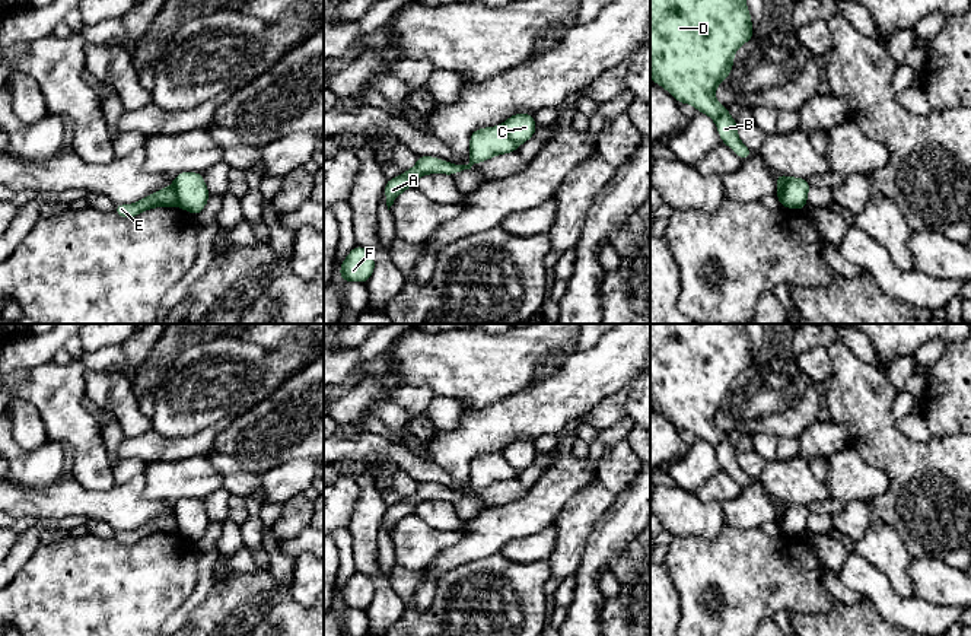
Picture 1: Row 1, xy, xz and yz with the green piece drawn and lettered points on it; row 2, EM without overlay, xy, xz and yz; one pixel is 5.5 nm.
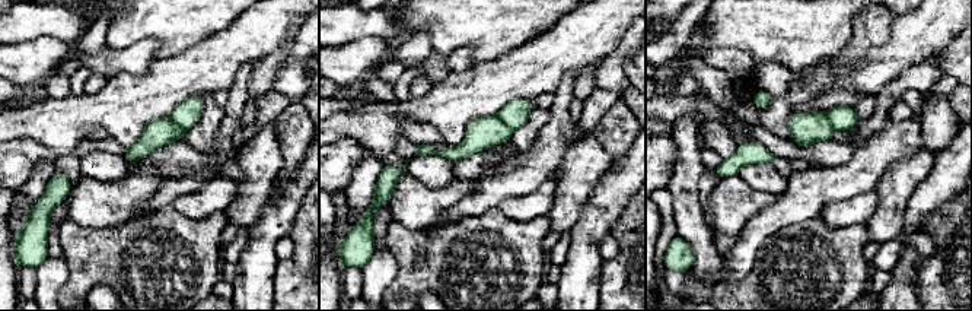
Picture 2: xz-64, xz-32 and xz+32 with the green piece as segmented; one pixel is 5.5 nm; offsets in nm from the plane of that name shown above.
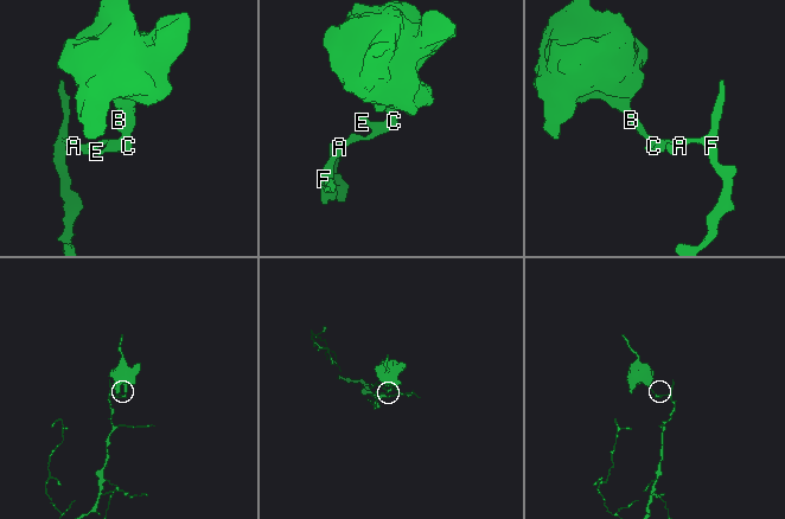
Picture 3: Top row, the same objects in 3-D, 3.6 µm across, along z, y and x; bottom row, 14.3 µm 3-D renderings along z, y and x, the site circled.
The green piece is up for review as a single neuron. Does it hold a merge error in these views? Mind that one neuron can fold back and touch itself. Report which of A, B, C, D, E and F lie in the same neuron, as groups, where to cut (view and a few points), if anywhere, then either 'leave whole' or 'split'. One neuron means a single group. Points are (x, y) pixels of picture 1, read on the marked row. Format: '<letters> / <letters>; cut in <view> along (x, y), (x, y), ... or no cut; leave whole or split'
A E F / B C D; cut in yz along (789, 178), (779, 200); split

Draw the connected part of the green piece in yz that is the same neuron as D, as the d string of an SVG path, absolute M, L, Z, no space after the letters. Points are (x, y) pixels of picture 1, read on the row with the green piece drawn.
M650 0L650 79L665 88L676 102L691 104L710 115L722 143L741 160L754 153L738 137L738 123L728 106L714 98L716 88L732 73L733 54L754 38L746 0Z

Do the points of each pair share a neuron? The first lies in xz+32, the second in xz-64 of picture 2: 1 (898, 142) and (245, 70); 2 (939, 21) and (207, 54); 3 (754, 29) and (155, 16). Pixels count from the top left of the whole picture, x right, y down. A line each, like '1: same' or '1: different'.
1: same
2: same
3: same

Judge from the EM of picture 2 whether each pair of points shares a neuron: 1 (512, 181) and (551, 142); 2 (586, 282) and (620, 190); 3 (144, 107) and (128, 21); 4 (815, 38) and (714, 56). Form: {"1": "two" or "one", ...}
{"1": "one", "2": "one", "3": "two", "4": "two"}

